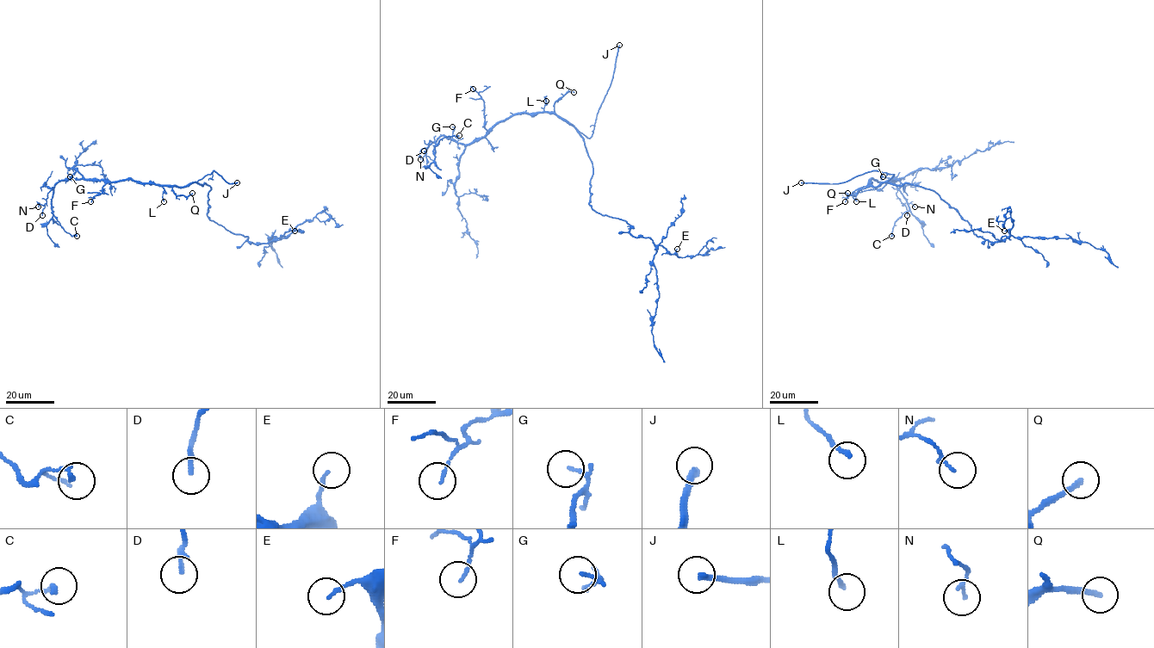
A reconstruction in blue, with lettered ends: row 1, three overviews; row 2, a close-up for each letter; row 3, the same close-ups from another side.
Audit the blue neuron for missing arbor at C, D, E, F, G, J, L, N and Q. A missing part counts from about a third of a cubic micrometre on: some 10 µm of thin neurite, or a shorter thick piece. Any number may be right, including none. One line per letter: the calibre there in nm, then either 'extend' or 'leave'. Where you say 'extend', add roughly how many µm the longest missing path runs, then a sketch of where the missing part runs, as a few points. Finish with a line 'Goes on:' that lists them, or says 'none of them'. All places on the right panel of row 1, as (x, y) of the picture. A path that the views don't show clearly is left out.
C: 200 nm thick; leave
D: 190 nm thick; leave
E: 130 nm thick; leave
F: 100 nm thick; leave
G: 90 nm thick; leave
J: 260 nm thick; extend; about 50 µm are missing
L: 160 nm thick; leave
N: 130 nm thick; leave
Q: 220 nm thick; extend; about 10 µm are missing; missing branch runs (847, 193), (862, 203), (867, 203)
Goes on: J, Q

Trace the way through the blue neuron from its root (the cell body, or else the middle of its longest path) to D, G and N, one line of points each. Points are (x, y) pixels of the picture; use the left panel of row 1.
D: (207, 185), (192, 182), (176, 187), (130, 179), (65, 179), (47, 194), (42, 215)
G: (207, 185), (192, 182), (176, 187), (140, 183), (130, 179), (106, 182), (71, 179), (70, 176)
N: (207, 185), (192, 182), (176, 187), (130, 179), (65, 179), (47, 194), (44, 205), (38, 203), (38, 206)

